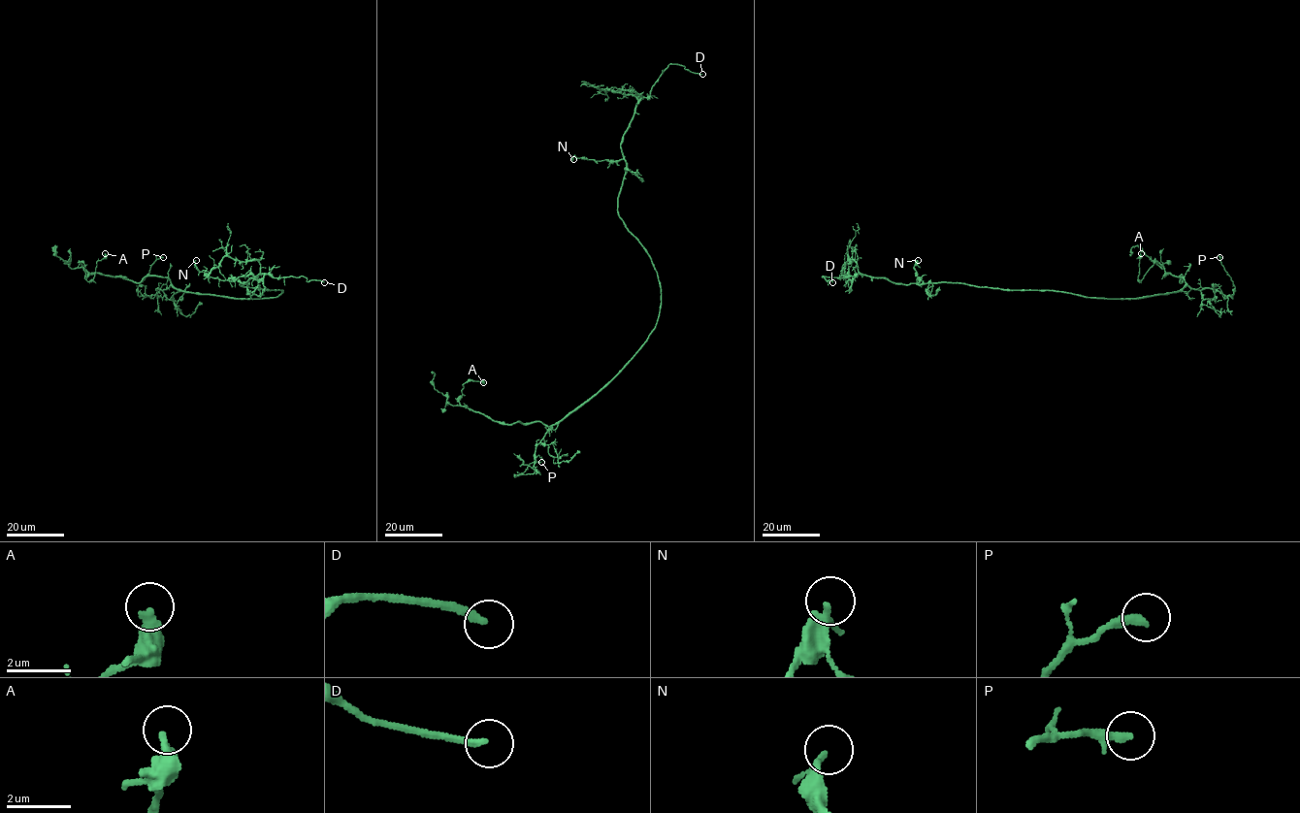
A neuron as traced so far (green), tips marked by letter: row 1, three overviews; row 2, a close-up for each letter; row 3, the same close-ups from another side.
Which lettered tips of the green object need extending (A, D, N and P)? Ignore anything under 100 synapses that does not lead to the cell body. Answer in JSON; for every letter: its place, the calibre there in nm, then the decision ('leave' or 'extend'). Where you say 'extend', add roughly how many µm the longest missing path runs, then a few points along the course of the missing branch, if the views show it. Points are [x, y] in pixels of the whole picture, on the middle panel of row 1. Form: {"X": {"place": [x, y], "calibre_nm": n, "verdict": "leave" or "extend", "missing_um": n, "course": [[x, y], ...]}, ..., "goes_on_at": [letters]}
{"A": {"place": [483, 382], "calibre_nm": 360, "verdict": "leave"}, "D": {"place": [702, 74], "calibre_nm": 220, "verdict": "extend", "missing_um": 60, "course": [[702, 74], [694, 69], [682, 54], [656, 48], [636, 48], [623, 38], [614, 22]]}, "N": {"place": [573, 159], "calibre_nm": 200, "verdict": "leave"}, "P": {"place": [541, 462], "calibre_nm": 340, "verdict": "leave"}, "goes_on_at": ["D"]}

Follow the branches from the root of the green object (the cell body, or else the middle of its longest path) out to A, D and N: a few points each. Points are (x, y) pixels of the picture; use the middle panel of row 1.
A: (657, 320), (647, 341), (616, 374), (549, 427), (539, 421), (504, 424), (462, 406), (463, 384), (483, 382)
D: (657, 320), (657, 272), (617, 211), (626, 169), (620, 142), (636, 104), (649, 96), (670, 64), (702, 74)
N: (657, 320), (661, 304), (657, 272), (617, 211), (626, 162), (574, 155), (573, 159)

